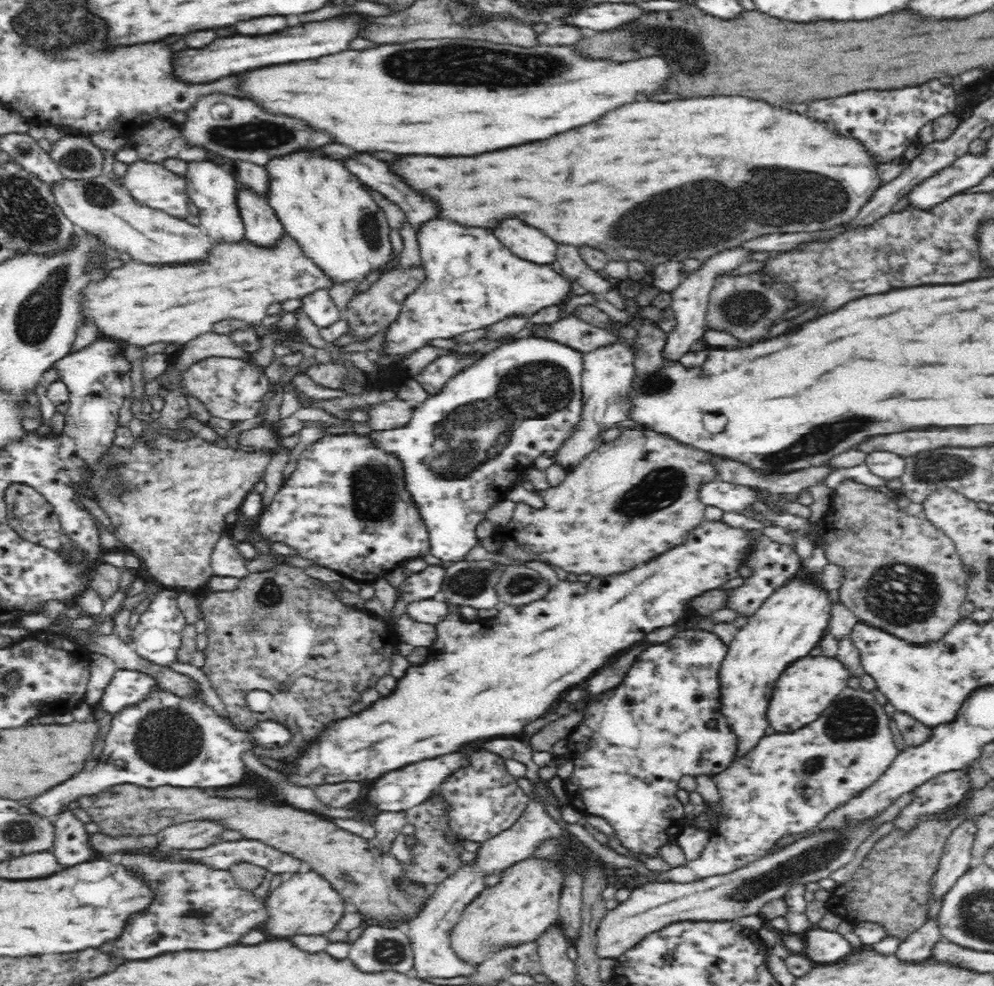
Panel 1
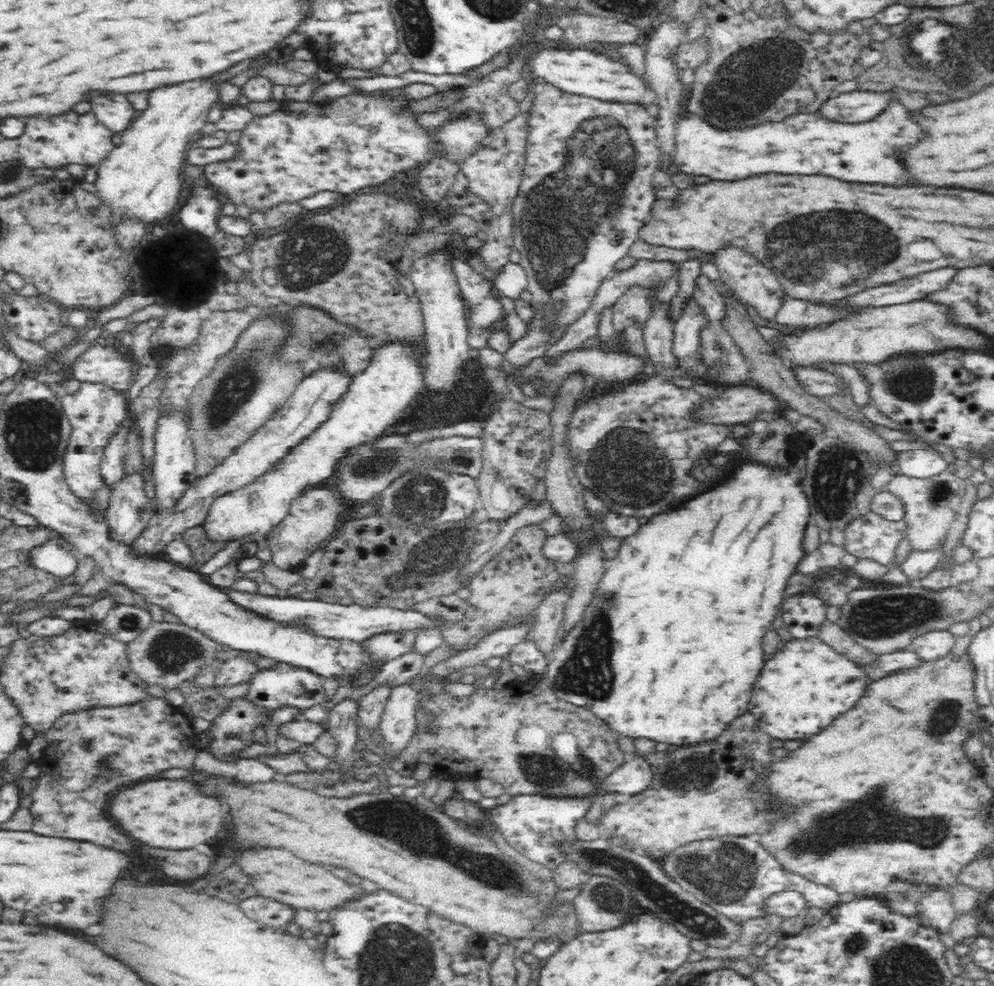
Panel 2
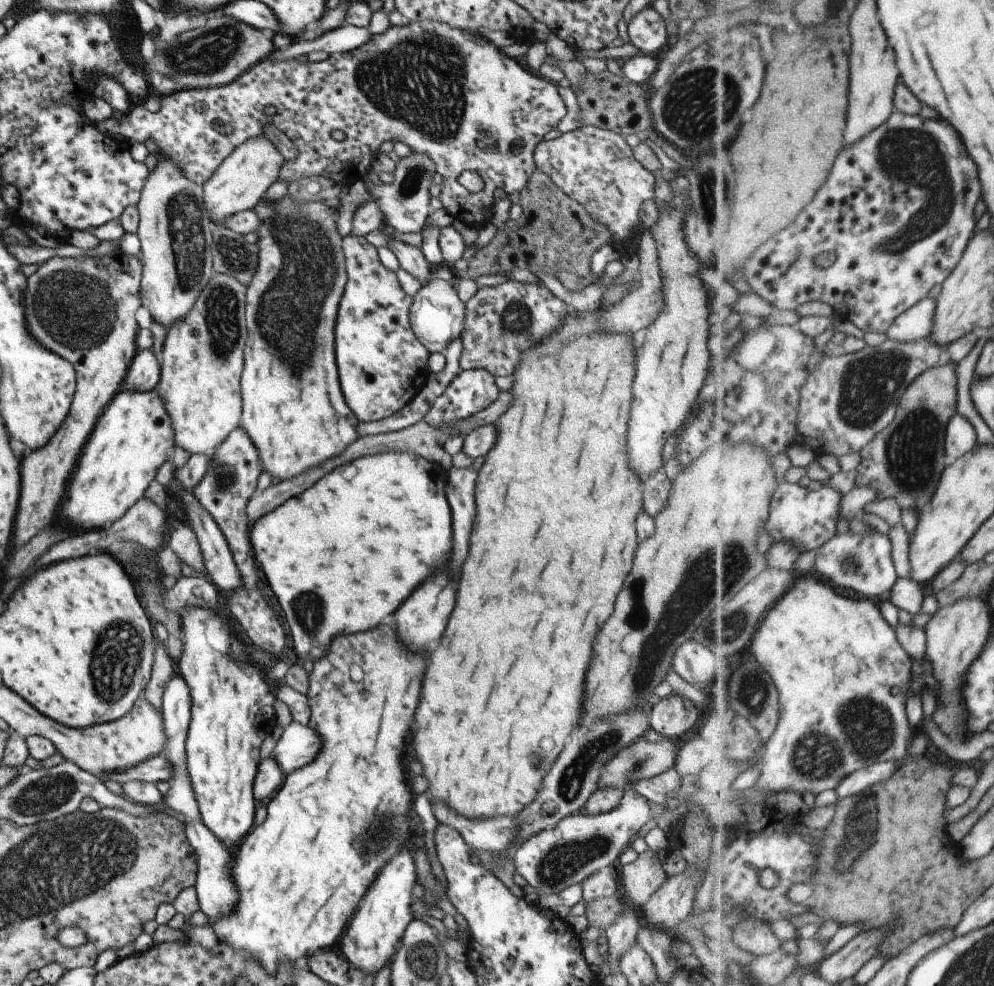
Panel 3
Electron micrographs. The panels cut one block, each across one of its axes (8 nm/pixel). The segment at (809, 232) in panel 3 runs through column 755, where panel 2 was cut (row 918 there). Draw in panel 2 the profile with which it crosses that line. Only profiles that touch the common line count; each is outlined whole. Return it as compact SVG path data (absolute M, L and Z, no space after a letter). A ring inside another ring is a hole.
M262 894L248 898L246 902L241 902L239 907L246 916L263 924L269 924L275 929L284 929L289 922L293 921L296 913L295 908L290 905L266 898Z

